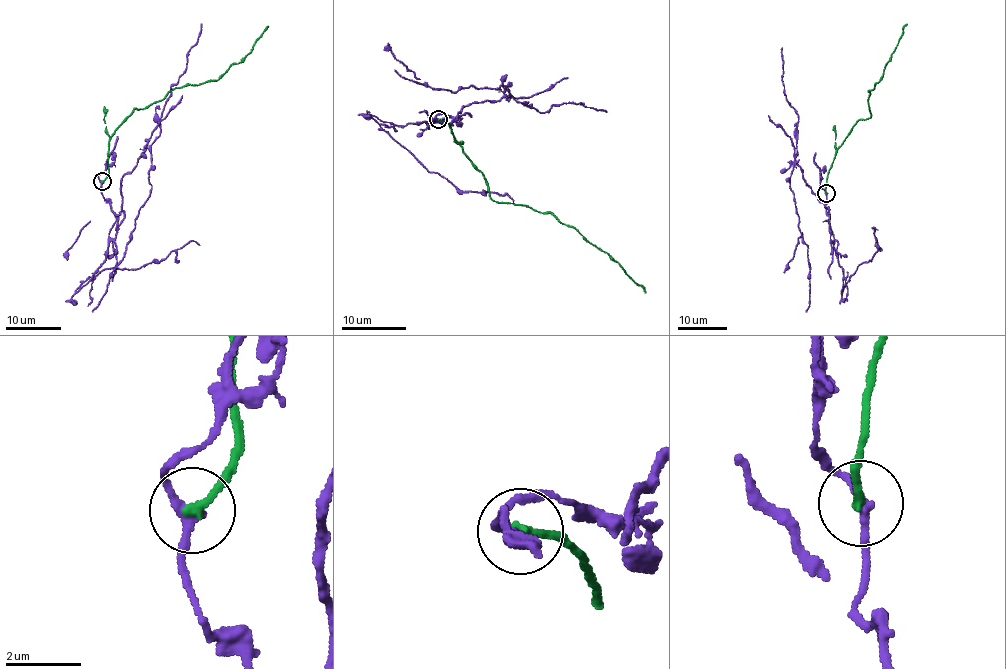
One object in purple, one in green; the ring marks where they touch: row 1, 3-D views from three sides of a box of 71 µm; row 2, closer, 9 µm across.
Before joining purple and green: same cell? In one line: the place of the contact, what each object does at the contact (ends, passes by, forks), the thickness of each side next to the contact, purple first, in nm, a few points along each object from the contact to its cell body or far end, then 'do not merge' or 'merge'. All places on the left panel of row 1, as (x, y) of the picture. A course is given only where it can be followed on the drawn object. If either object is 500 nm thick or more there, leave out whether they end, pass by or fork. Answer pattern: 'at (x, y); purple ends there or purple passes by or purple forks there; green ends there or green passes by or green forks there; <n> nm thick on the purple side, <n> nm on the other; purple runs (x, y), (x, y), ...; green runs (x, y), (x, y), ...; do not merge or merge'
at (102, 181); purple passes by; green ends there; 240 nm thick on the purple side, 240 nm on the other; purple runs (102, 182), (101, 194), (117, 216), (119, 184), (146, 147), (152, 160), (150, 196), (106, 292), (92, 311); green runs (102, 182), (108, 174), (109, 138), (134, 109), (160, 101), (176, 88), (215, 81), (243, 59), (268, 25); do not merge

